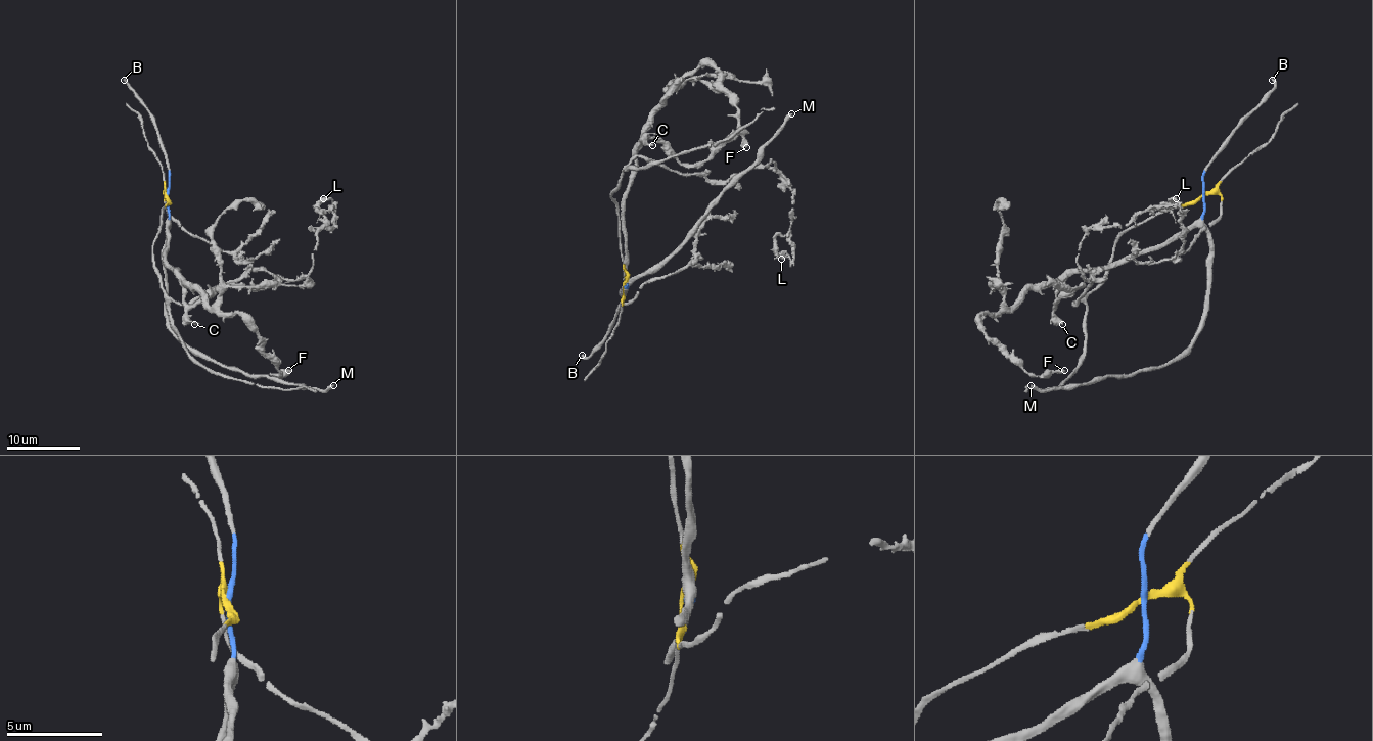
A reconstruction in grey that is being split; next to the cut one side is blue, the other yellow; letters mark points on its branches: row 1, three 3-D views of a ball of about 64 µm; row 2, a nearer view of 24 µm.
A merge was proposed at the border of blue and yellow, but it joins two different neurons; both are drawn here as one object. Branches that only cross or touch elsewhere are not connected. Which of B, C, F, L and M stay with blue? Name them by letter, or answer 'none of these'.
B, C, F, M

